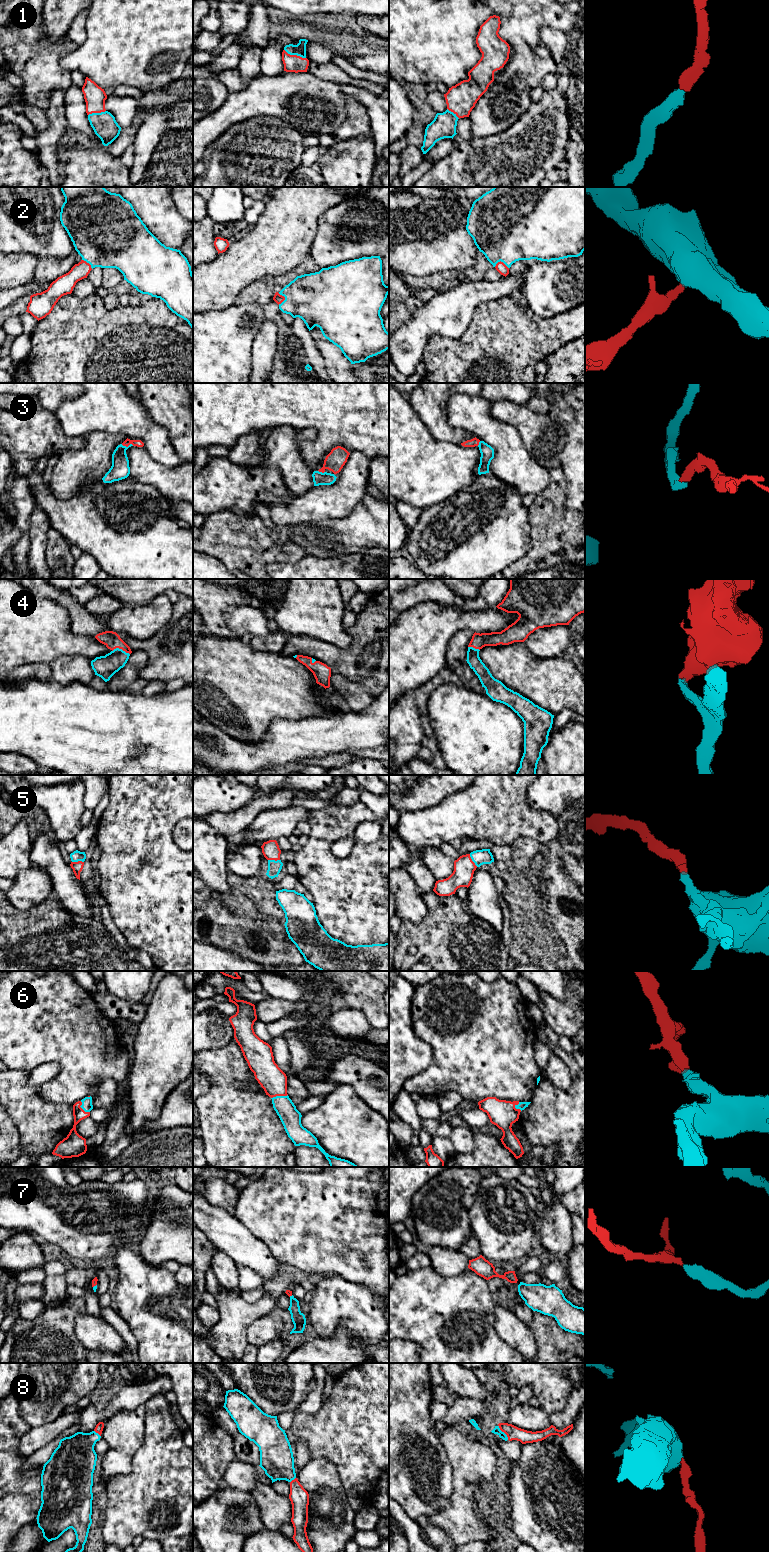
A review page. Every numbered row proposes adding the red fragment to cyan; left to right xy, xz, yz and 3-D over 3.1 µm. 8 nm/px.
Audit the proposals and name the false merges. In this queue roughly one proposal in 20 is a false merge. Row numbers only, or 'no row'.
no row

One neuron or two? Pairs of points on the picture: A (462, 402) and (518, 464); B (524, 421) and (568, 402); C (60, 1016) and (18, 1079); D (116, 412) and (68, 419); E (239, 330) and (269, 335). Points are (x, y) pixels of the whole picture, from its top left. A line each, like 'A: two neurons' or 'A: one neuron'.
A: one neuron
B: two neurons
C: two neurons
D: one neuron
E: two neurons

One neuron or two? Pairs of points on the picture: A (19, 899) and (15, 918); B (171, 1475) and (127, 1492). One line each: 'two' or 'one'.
A: two
B: one

